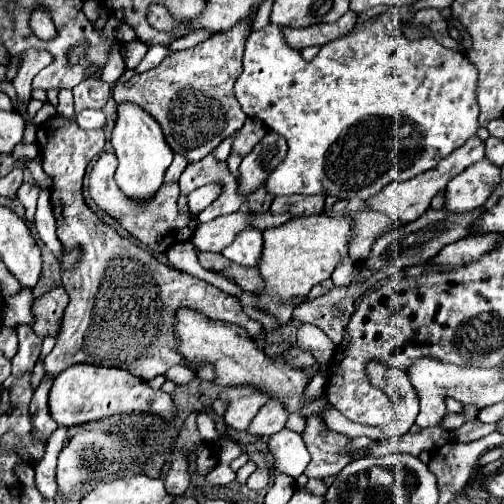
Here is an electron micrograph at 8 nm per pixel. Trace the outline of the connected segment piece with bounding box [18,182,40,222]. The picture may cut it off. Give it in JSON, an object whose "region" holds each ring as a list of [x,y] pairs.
{"region":[[[22,184],[18,190],[18,198],[22,200],[24,208],[26,208],[26,220],[34,222],[34,210],[36,210],[36,198],[38,198],[38,186],[36,184]]]}

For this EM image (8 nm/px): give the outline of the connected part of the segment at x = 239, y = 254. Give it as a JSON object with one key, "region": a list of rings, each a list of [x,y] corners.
{"region":[[[250,228],[250,230],[244,230],[244,234],[238,234],[236,240],[222,250],[222,256],[226,256],[228,260],[232,260],[240,266],[256,268],[262,250],[264,250],[262,232]]]}

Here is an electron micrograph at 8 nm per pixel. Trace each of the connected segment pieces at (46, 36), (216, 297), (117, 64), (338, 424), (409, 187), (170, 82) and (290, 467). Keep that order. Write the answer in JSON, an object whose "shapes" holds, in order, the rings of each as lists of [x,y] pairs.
{"shapes":[[[[36,6],[30,14],[30,28],[34,32],[36,38],[48,42],[56,38],[56,26],[52,22],[52,16],[48,14],[48,10],[44,6]]],[[[54,116],[48,122],[44,122],[38,128],[38,146],[40,152],[44,154],[42,158],[42,168],[46,174],[54,178],[52,186],[52,206],[54,206],[54,216],[56,216],[56,232],[64,248],[74,248],[76,244],[82,248],[82,258],[74,270],[62,272],[62,284],[70,296],[70,302],[64,310],[62,326],[56,334],[56,346],[52,352],[44,358],[46,364],[46,374],[58,376],[64,368],[76,364],[76,362],[90,362],[90,364],[100,364],[100,366],[112,366],[112,368],[126,368],[134,376],[142,376],[144,380],[152,380],[158,374],[166,374],[172,366],[186,366],[184,356],[176,350],[178,338],[174,336],[176,328],[176,318],[180,308],[190,308],[196,312],[206,314],[208,318],[214,320],[224,320],[224,322],[234,322],[240,324],[250,338],[266,338],[266,330],[260,322],[252,320],[240,300],[236,296],[230,296],[222,292],[220,288],[188,274],[182,272],[174,266],[166,266],[158,262],[148,250],[138,246],[126,236],[120,236],[116,230],[106,226],[84,202],[82,194],[82,184],[84,184],[84,170],[88,162],[104,148],[104,132],[102,130],[80,130],[76,122]]],[[[114,42],[114,46],[112,46],[112,50],[110,50],[106,66],[100,78],[105,82],[108,83],[116,82],[126,69],[125,62],[120,54],[119,47],[120,44],[118,42]]],[[[328,404],[324,406],[324,422],[330,430],[346,434],[350,438],[366,436],[371,439],[376,439],[380,436],[378,428],[374,426],[354,426],[354,422],[350,422],[346,416],[342,416],[340,412],[334,412],[334,406]]],[[[472,136],[470,140],[466,140],[464,146],[456,148],[448,158],[440,160],[436,168],[432,170],[426,170],[424,174],[416,176],[416,178],[410,178],[406,182],[392,182],[388,184],[384,190],[380,190],[374,198],[368,200],[368,206],[372,206],[372,210],[380,210],[380,212],[386,212],[388,216],[392,216],[394,224],[402,224],[402,222],[412,222],[416,220],[418,216],[422,216],[428,208],[430,208],[430,200],[446,188],[446,184],[458,176],[464,168],[468,168],[470,164],[478,162],[480,158],[484,158],[484,142],[480,142],[478,136]]],[[[250,16],[236,24],[228,32],[168,54],[164,62],[148,72],[136,74],[124,84],[116,84],[116,104],[128,102],[144,108],[162,126],[166,142],[176,154],[186,156],[190,162],[210,154],[224,138],[238,132],[246,122],[246,114],[240,110],[232,86],[242,70],[244,42],[250,34]]],[[[282,428],[268,436],[268,450],[276,458],[276,468],[292,478],[298,478],[310,462],[310,454],[298,432]]]]}

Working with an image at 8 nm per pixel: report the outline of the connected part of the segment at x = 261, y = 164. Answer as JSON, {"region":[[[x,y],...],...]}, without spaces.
{"region":[[[266,132],[266,136],[244,156],[240,164],[240,186],[238,192],[250,196],[264,184],[270,170],[274,170],[286,158],[286,140],[276,132]]]}

